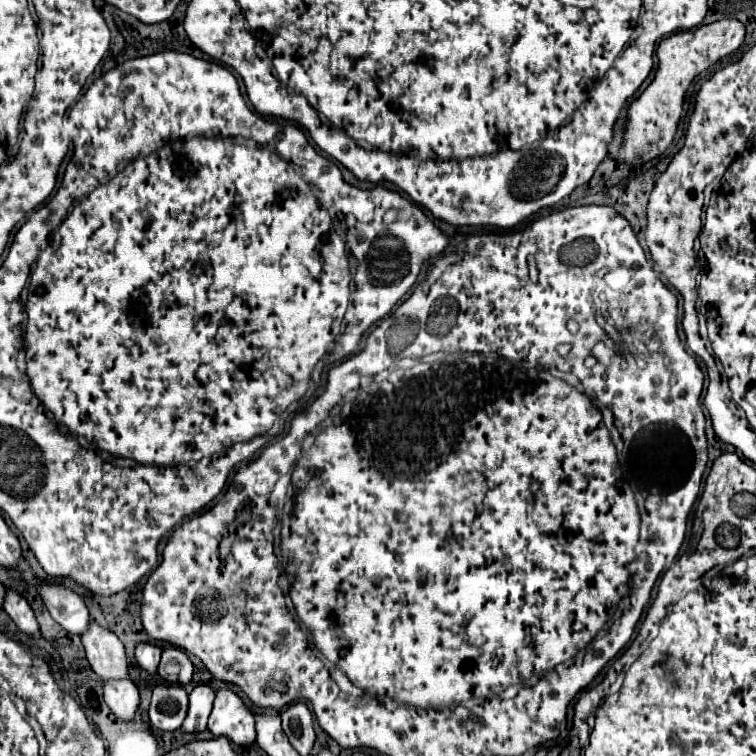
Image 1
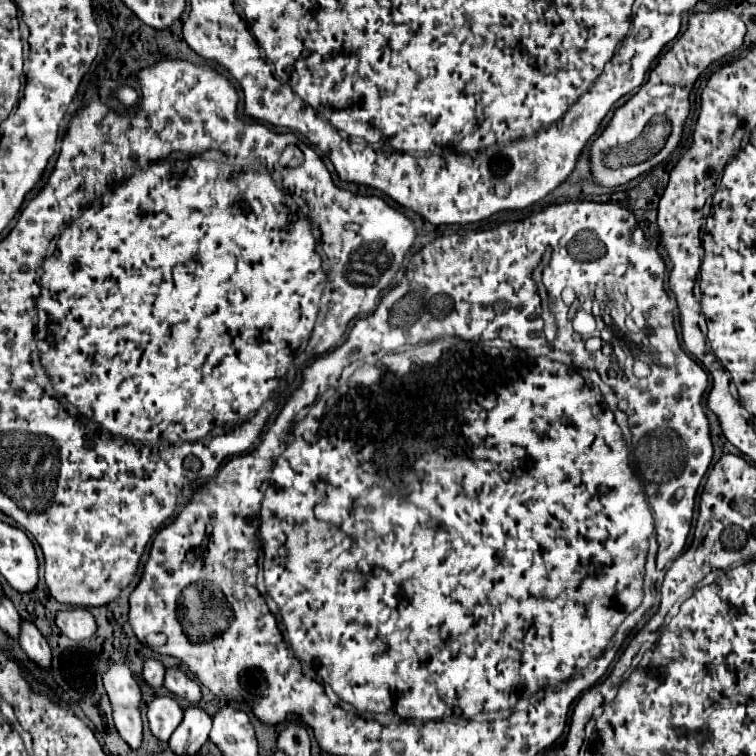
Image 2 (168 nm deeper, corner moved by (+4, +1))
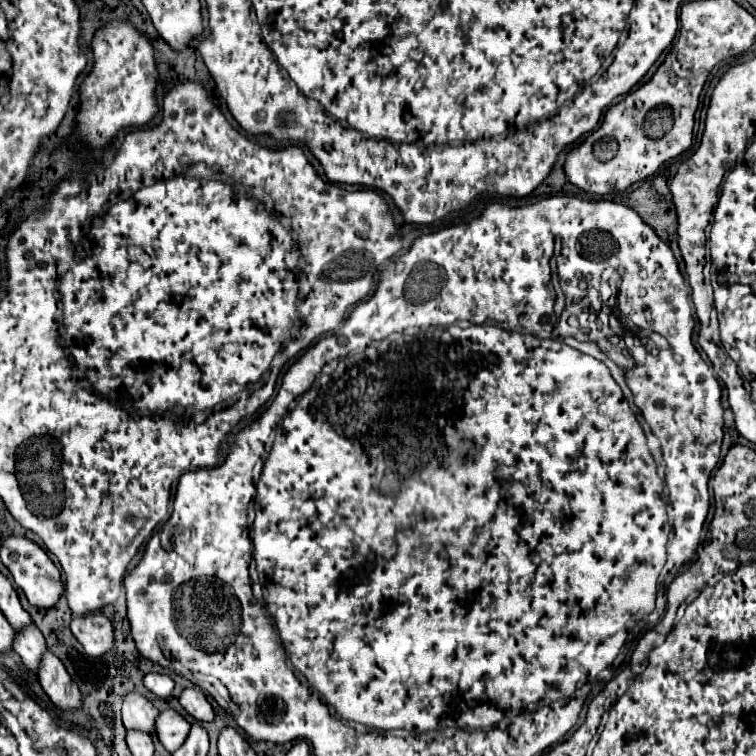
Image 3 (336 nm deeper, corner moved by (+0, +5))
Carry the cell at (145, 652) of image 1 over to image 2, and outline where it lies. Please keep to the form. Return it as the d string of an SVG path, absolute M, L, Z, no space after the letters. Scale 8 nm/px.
M148 658L144 660L144 680L152 686L152 688L160 688L162 680L164 680L164 664L156 658Z

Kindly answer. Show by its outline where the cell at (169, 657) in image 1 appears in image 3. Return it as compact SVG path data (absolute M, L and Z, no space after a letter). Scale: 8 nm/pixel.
M186 688L186 690L182 690L180 704L198 722L212 722L214 716L216 716L214 708L210 706L210 702L206 700L206 696L204 696L204 692L200 688Z

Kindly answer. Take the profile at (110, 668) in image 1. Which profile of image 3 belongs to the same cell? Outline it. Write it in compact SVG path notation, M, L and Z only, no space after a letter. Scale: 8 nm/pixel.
M136 690L128 692L122 704L122 720L128 730L142 730L148 734L156 732L158 710Z

